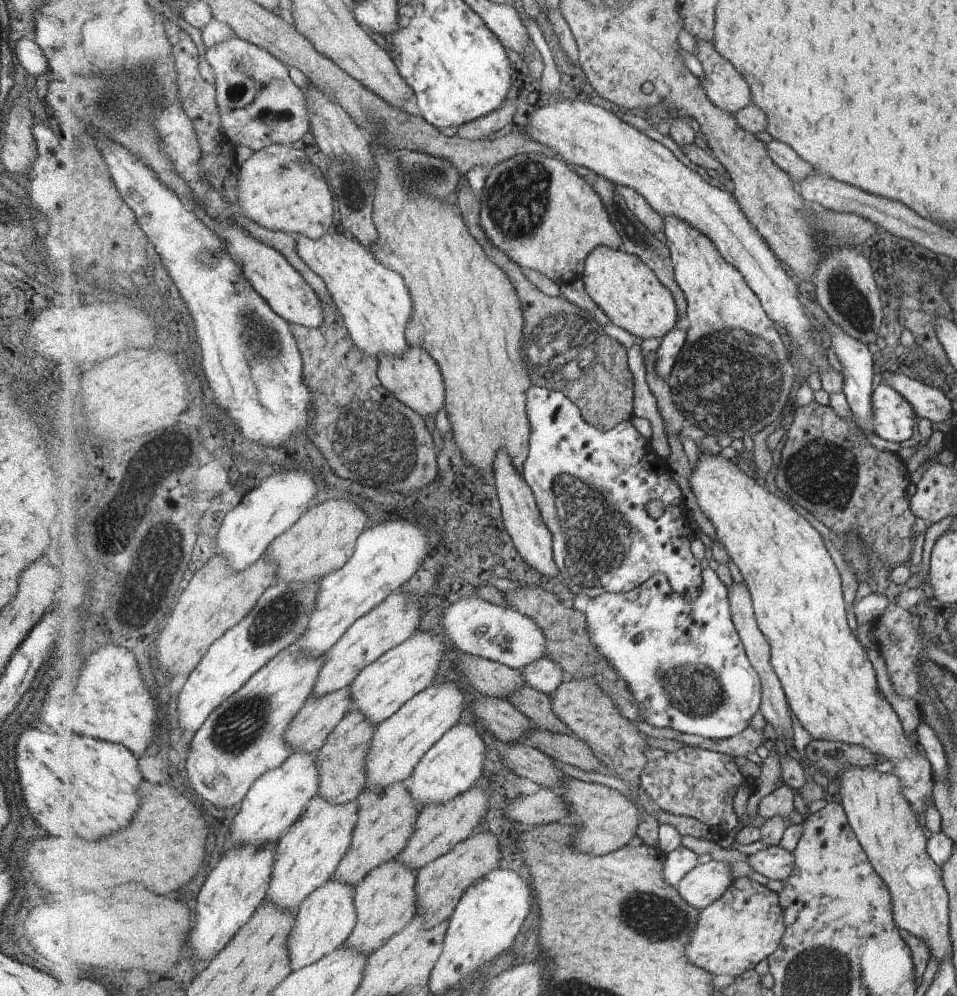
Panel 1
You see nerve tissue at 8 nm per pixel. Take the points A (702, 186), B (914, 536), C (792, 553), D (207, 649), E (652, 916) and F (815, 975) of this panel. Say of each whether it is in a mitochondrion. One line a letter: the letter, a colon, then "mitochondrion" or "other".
A: other
B: other
C: other
D: other
E: mitochondrion
F: mitochondrion

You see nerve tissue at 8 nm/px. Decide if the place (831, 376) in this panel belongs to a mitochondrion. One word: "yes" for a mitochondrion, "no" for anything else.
no

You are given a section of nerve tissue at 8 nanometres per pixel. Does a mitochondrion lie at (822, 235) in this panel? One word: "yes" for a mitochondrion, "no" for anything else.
yes

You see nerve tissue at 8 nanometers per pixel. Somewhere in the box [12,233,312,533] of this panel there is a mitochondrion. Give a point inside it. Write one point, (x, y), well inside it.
(258, 350)

